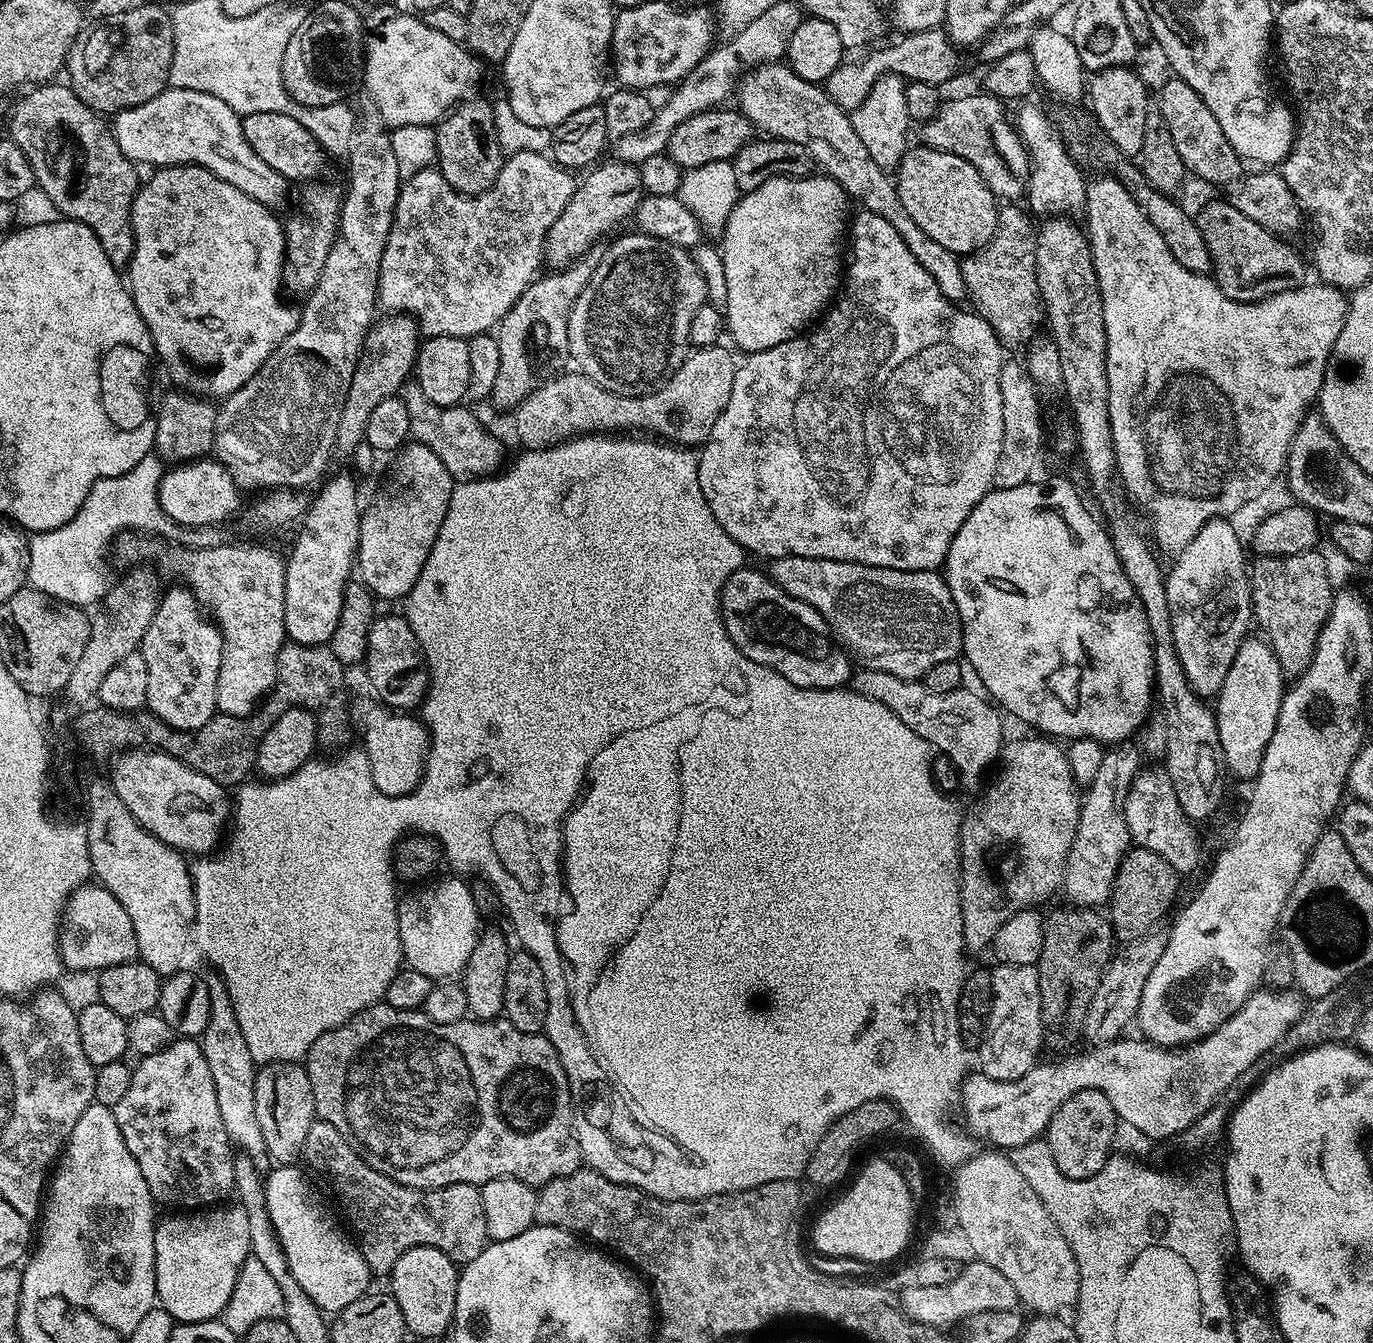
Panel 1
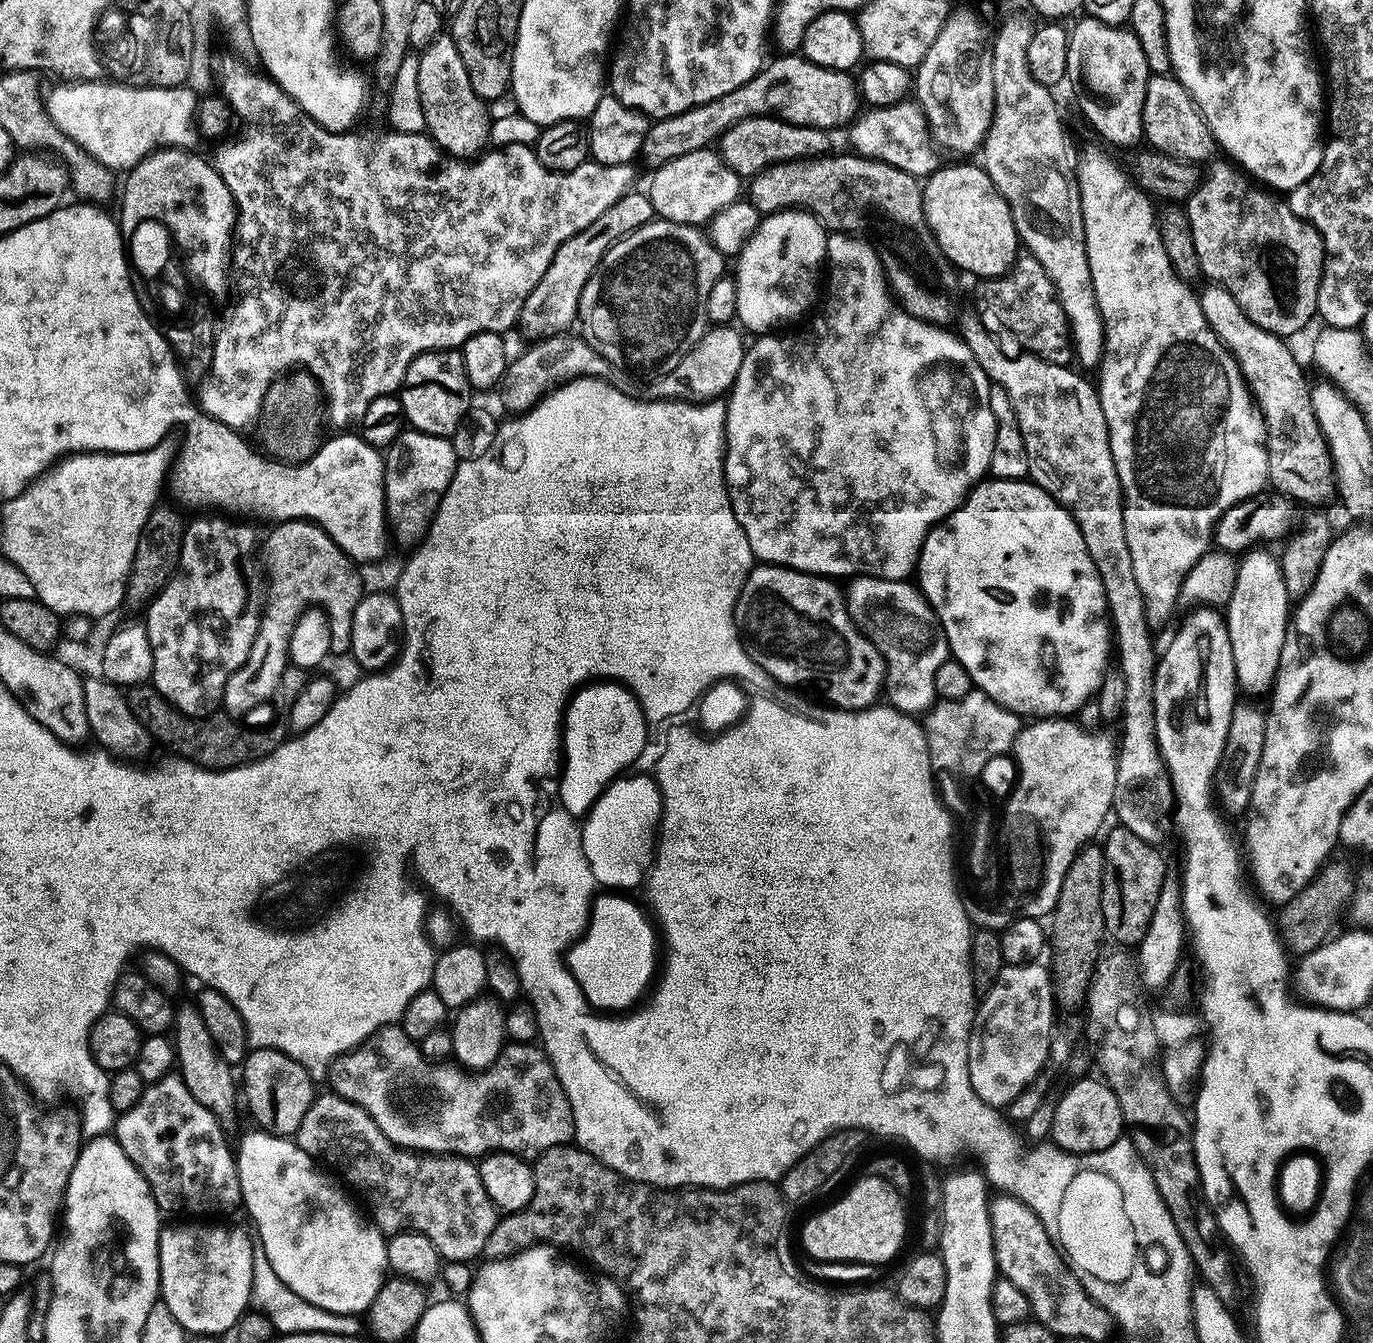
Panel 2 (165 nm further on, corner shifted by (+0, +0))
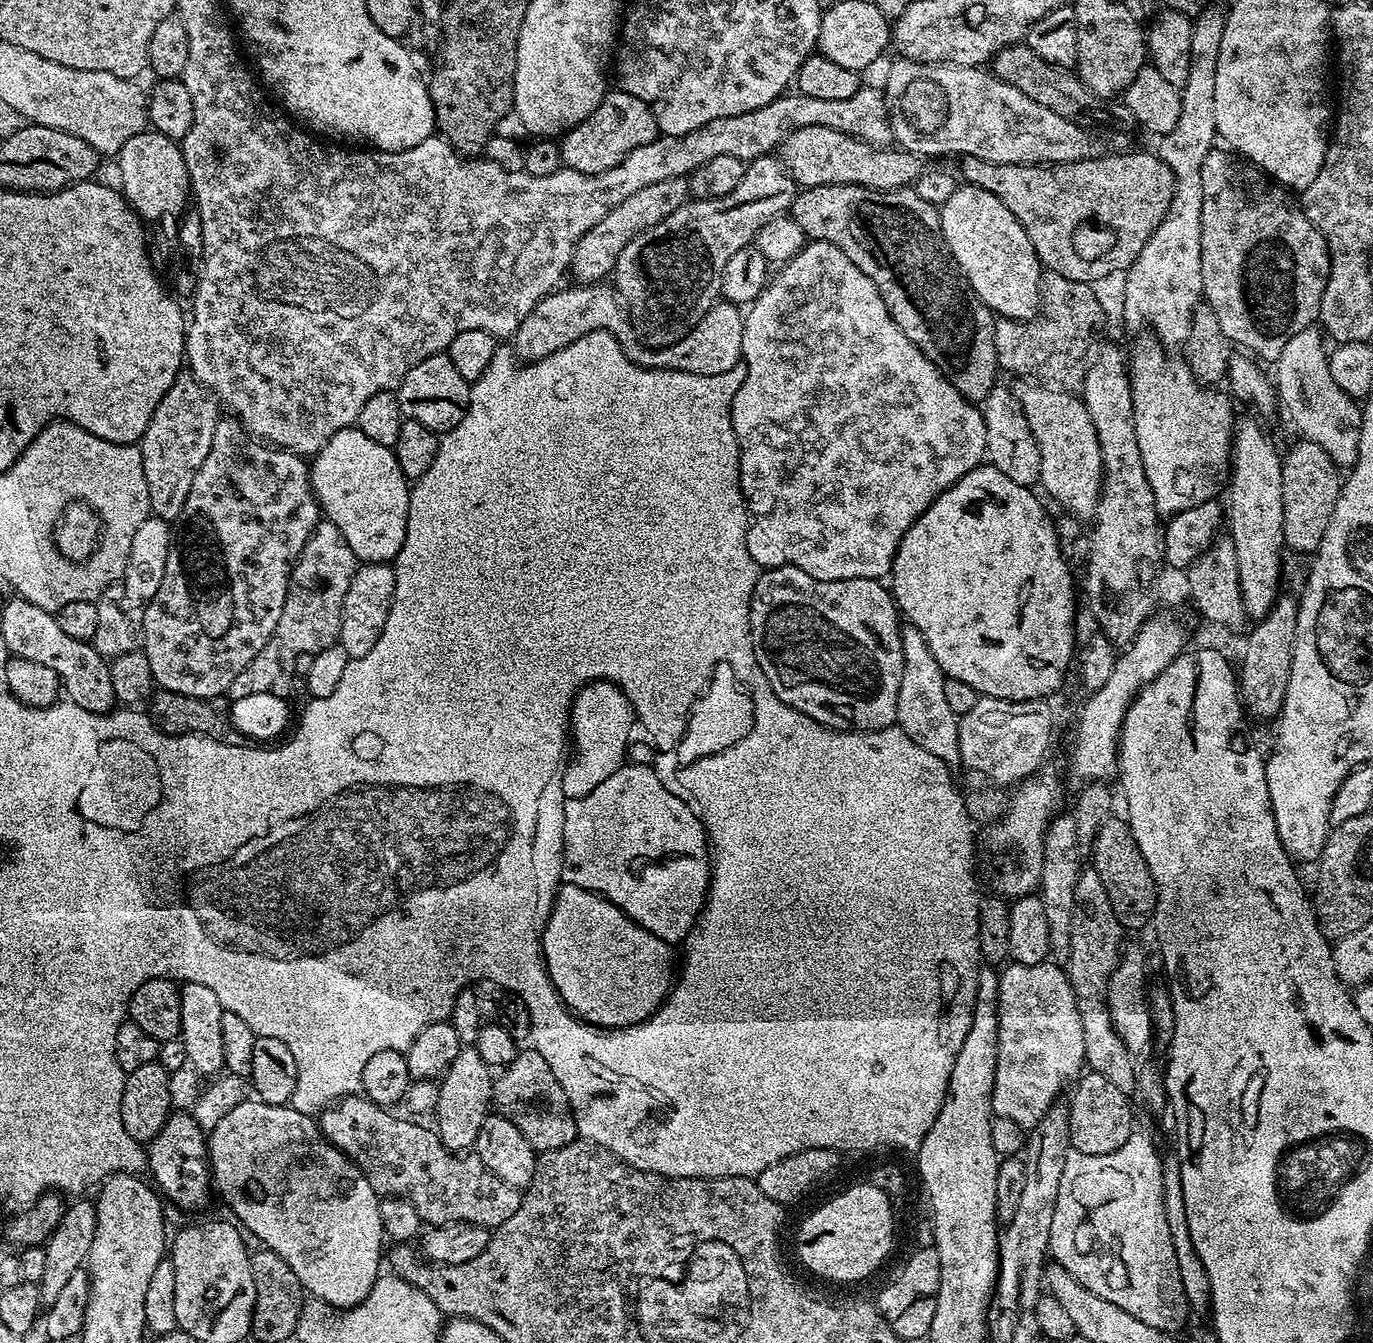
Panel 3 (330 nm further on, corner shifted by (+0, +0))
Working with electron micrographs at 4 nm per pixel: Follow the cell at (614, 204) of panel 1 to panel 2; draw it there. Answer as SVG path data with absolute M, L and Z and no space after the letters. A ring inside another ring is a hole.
M796 52L783 53L773 61L771 59L750 82L743 83L738 90L732 90L721 99L692 107L668 119L653 121L641 157L652 164L651 167L660 167L682 154L709 147L730 126L748 117L774 116L794 125L828 132L832 128L847 127L859 115L861 104L857 81L851 73L818 66Z

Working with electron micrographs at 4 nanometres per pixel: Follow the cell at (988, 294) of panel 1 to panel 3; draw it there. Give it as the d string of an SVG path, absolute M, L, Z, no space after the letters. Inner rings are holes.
M1041 271L1040 311L1036 317L1025 321L997 319L994 334L997 365L1020 376L1016 378L1035 378L1049 386L1083 385L1086 361L1094 344L1092 335L1104 320L1104 308L1092 291L1093 285Z

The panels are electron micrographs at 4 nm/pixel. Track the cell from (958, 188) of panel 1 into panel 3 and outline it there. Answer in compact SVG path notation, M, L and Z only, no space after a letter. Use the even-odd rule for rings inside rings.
M965 183L939 209L946 246L976 297L997 317L1033 320L1040 311L1042 265L1034 254L1034 246L1030 246L1030 238L1026 238L1026 230L1018 226L1018 218L990 190Z

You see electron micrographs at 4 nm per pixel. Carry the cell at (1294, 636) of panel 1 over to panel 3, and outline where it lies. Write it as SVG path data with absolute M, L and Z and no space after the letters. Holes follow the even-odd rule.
M1303 438L1297 439L1297 444L1282 456L1280 469L1282 470L1282 506L1284 507L1284 542L1289 549L1296 552L1315 553L1322 542L1322 534L1326 534L1326 526L1330 526L1330 514L1334 514L1334 506L1340 497L1342 472L1335 462L1318 446Z

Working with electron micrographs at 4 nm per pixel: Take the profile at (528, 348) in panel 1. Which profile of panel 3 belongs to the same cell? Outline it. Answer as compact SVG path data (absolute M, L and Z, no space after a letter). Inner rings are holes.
M679 176L678 178L666 178L666 182L653 182L650 186L642 186L642 190L630 194L630 198L618 202L618 206L614 206L614 210L610 210L606 214L606 218L602 218L602 222L598 222L598 226L590 226L590 230L586 230L586 234L582 234L582 238L574 246L570 269L570 276L573 276L573 281L582 284L595 284L611 277L616 267L618 254L622 250L626 250L626 242L630 242L638 234L642 234L650 226L662 222L662 218L670 218L670 214L674 214L674 210L678 210L678 206L685 204L689 196L687 179Z

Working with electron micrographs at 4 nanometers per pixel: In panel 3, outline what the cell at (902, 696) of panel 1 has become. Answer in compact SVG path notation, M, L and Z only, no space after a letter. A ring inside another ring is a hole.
M981 696L970 714L959 717L958 750L960 764L993 780L993 785L1019 785L1041 771L1040 763L1052 744L1052 712L1044 700L999 700Z

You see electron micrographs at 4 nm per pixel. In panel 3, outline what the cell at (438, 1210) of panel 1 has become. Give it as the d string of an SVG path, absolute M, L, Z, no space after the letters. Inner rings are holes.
M357 1094L345 1096L343 1100L329 1104L323 1112L319 1113L318 1123L321 1134L360 1167L366 1182L370 1182L377 1196L381 1198L397 1196L410 1202L410 1206L418 1210L421 1221L425 1225L464 1222L495 1230L499 1224L506 1222L506 1218L514 1215L514 1210L518 1210L520 1205L521 1189L506 1186L502 1178L494 1178L494 1174L490 1174L490 1170L482 1166L482 1162L476 1155L457 1154L449 1150L441 1142L439 1134L431 1127L423 1128L420 1125L423 1123L412 1118L405 1118L400 1114L395 1116L392 1112L395 1111Z

